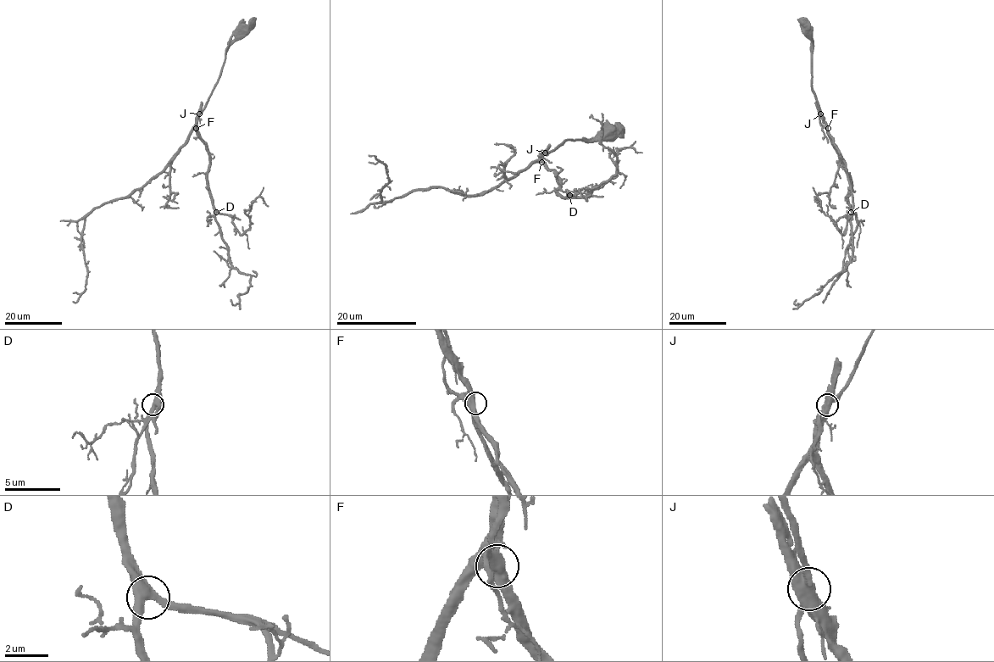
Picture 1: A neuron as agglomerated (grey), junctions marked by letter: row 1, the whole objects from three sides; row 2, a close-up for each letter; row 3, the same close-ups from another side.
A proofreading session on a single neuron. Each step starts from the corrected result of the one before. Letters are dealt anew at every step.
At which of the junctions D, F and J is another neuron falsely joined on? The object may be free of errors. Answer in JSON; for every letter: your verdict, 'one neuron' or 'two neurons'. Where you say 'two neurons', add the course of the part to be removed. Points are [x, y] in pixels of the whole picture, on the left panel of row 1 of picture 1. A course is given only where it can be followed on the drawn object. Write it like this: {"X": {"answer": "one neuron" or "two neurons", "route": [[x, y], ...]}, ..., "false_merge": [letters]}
{"D": {"answer": "one neuron"}, "F": {"answer": "one neuron"}, "J": {"answer": "one neuron"}, "false_merge": []}

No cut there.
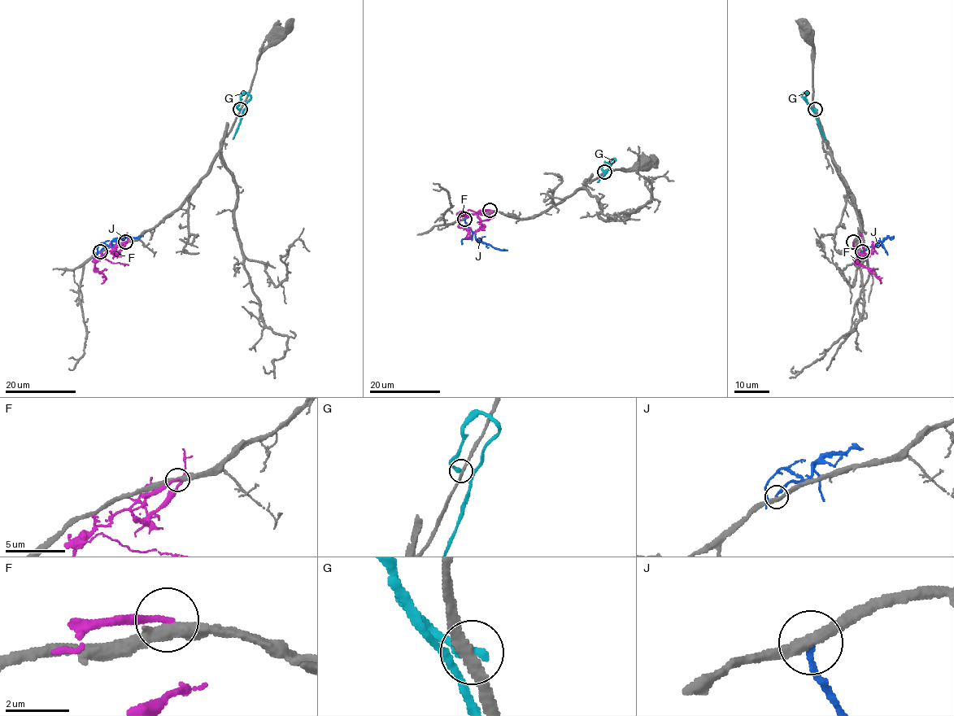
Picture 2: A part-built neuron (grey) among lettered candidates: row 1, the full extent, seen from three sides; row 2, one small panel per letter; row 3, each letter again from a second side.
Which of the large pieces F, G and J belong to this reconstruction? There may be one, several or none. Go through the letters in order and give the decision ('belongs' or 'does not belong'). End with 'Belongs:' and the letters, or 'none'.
F: belongs
G: does not belong
J: does not belong
Belongs: F

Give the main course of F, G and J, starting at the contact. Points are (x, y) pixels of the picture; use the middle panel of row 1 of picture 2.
F: (490, 210), (460, 216), (459, 223), (469, 233), (465, 237)
G: (604, 172), (602, 167), (613, 159), (615, 160), (597, 182)
J: (464, 218), (476, 239), (507, 250)

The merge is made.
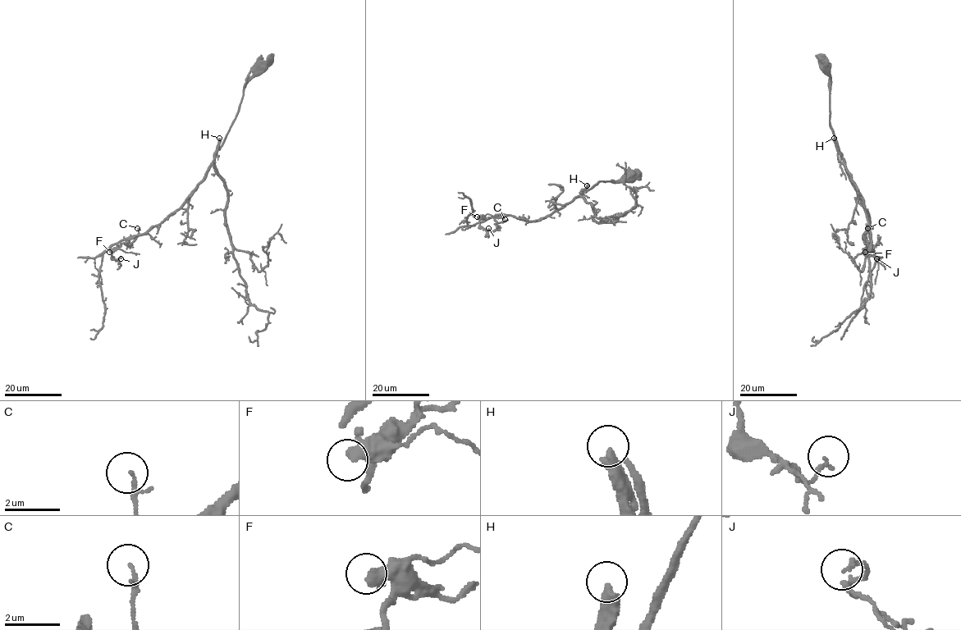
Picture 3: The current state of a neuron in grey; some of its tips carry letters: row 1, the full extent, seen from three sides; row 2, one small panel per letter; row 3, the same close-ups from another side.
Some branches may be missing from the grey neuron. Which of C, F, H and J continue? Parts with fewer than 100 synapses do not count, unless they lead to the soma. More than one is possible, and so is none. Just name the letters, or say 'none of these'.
H

